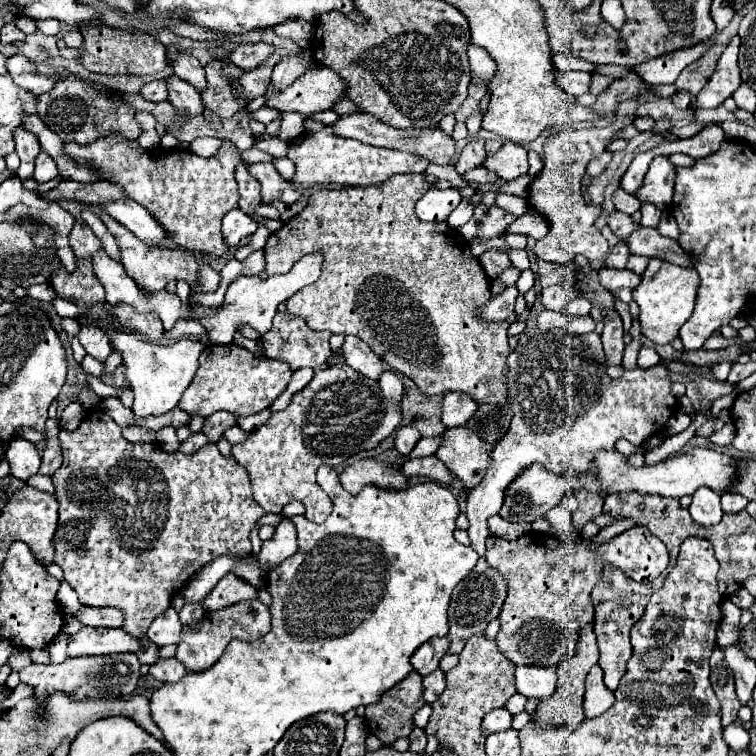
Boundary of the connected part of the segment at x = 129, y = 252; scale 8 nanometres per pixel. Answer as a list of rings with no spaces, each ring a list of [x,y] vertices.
[[[98,206],[96,208],[96,214],[100,216],[100,220],[108,226],[108,230],[112,232],[112,236],[116,238],[116,244],[120,248],[120,256],[122,256],[122,264],[126,266],[126,272],[130,278],[134,278],[134,282],[144,288],[144,292],[148,292],[150,296],[158,290],[164,290],[164,286],[170,282],[170,280],[186,280],[190,284],[190,294],[194,294],[194,288],[198,286],[198,262],[194,258],[192,252],[186,252],[186,250],[174,250],[174,248],[168,248],[168,246],[148,246],[146,242],[138,240],[128,228],[124,228],[122,224],[118,224],[116,220],[112,220],[108,214],[104,214]]]

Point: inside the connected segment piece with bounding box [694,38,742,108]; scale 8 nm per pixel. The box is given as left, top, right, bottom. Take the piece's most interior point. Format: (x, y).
(725, 81)

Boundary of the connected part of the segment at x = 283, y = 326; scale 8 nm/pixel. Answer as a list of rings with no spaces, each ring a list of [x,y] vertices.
[[[276,314],[274,316],[274,324],[270,328],[270,332],[266,332],[266,336],[262,338],[264,346],[266,346],[266,356],[272,356],[276,360],[284,360],[286,364],[290,364],[292,370],[300,370],[304,366],[310,368],[318,368],[322,366],[328,356],[332,354],[330,350],[330,332],[316,332],[312,330],[300,316],[294,314]]]

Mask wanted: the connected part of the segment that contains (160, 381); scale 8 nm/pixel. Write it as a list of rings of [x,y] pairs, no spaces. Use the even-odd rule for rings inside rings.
[[[112,332],[112,344],[122,354],[126,366],[126,378],[134,392],[134,406],[132,412],[136,416],[162,416],[178,406],[184,388],[192,382],[198,370],[198,356],[200,356],[200,342],[198,340],[178,340],[170,346],[146,342],[136,332]]]

